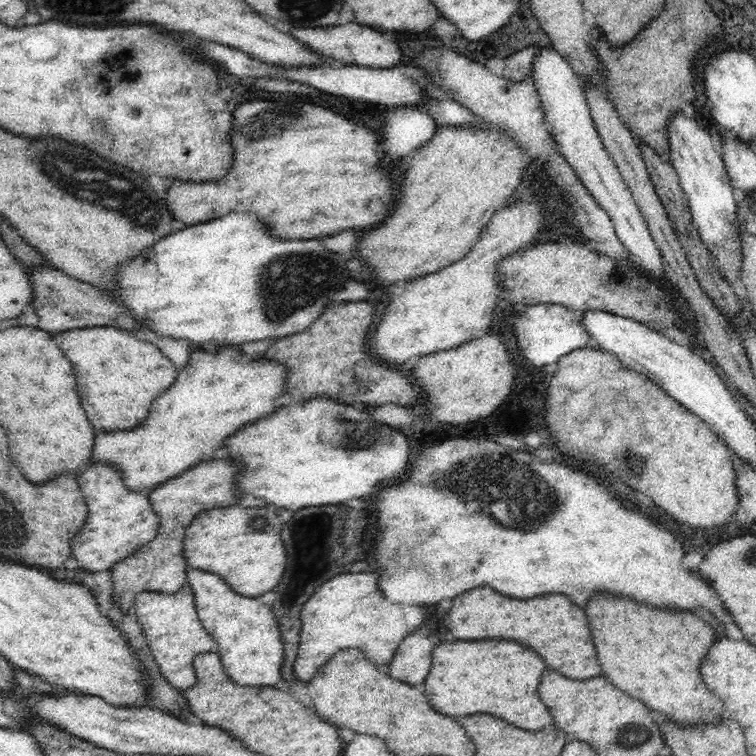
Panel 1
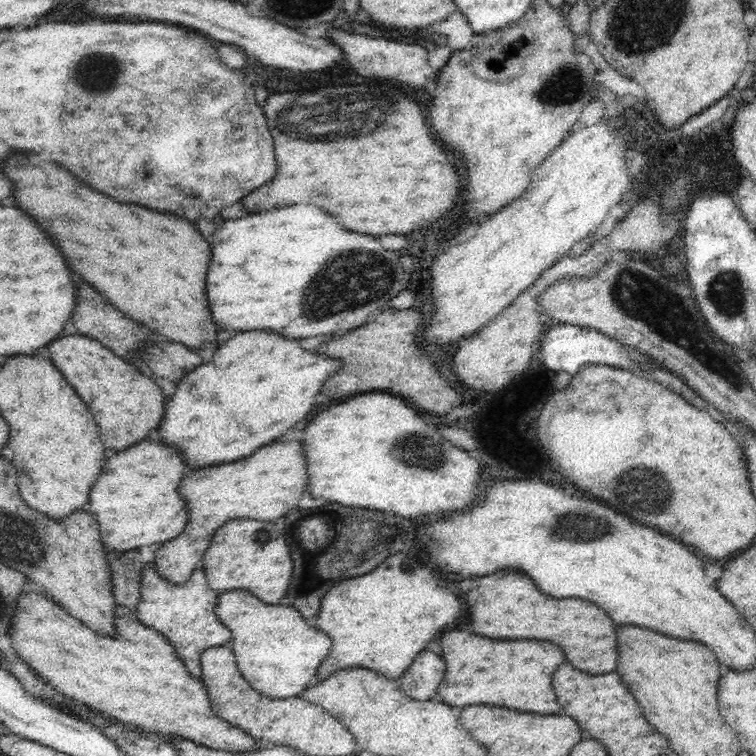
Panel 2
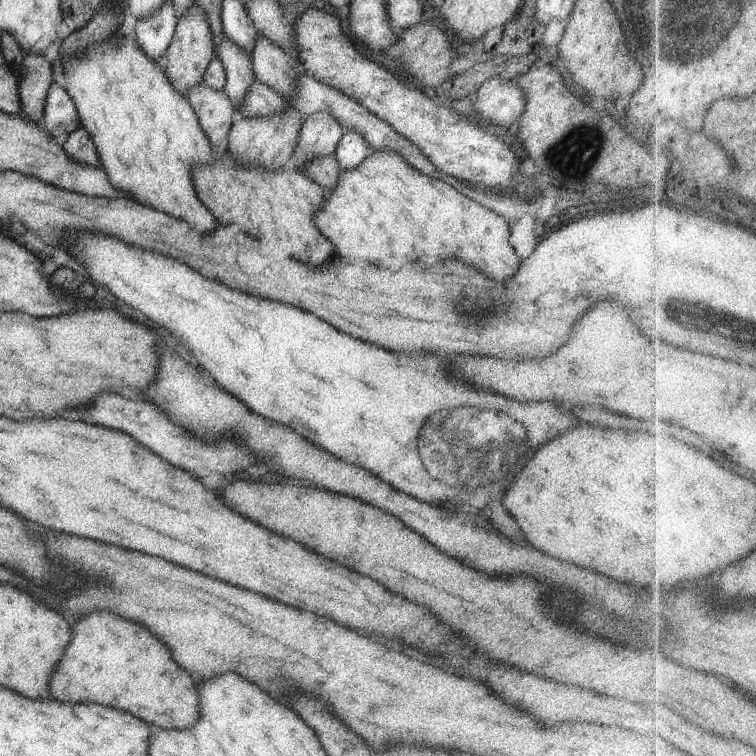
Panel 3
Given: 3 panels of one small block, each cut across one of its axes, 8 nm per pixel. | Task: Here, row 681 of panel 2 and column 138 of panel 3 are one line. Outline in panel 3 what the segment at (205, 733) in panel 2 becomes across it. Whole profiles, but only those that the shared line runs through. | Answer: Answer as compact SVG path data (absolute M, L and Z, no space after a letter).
M113 34L84 54L62 58L62 72L66 81L66 92L70 95L78 112L79 121L84 130L91 136L101 167L108 182L128 192L130 197L142 206L159 210L180 218L190 224L195 237L210 234L218 228L219 222L214 215L200 202L194 184L192 184L192 166L212 164L211 142L202 130L198 117L187 97L174 90L166 74L163 63L157 63L140 48L137 40Z

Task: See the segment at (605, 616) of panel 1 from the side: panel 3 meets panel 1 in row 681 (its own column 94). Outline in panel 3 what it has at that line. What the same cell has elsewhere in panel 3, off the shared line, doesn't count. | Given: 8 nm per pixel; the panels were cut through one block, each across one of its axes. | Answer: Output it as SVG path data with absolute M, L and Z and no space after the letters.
M94 610L86 618L76 618L68 648L50 674L48 690L52 698L68 702L98 702L120 708L132 716L168 730L192 728L200 716L198 686L170 656L168 646L142 624L126 620L106 610Z

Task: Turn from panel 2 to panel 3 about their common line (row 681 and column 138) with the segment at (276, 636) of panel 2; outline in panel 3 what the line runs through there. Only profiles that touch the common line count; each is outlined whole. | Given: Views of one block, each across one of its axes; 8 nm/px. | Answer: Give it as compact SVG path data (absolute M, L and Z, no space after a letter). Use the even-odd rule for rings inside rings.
M86 231L72 232L66 246L70 256L88 270L90 278L106 286L114 298L128 304L134 312L142 314L144 320L164 328L188 350L197 366L202 366L222 389L234 394L253 413L290 427L338 460L362 466L390 487L432 506L446 504L450 508L478 510L486 508L493 498L501 501L504 490L514 480L511 473L520 473L544 440L550 440L574 424L574 416L562 414L556 404L522 404L492 392L476 392L458 380L450 380L440 356L398 356L390 350L386 352L380 346L370 346L330 328L326 322L300 308L232 290L206 276L202 278L200 272L170 256L152 250L144 252L118 238ZM448 408L456 409L443 423L428 422L430 414ZM420 428L427 444L418 449Z

